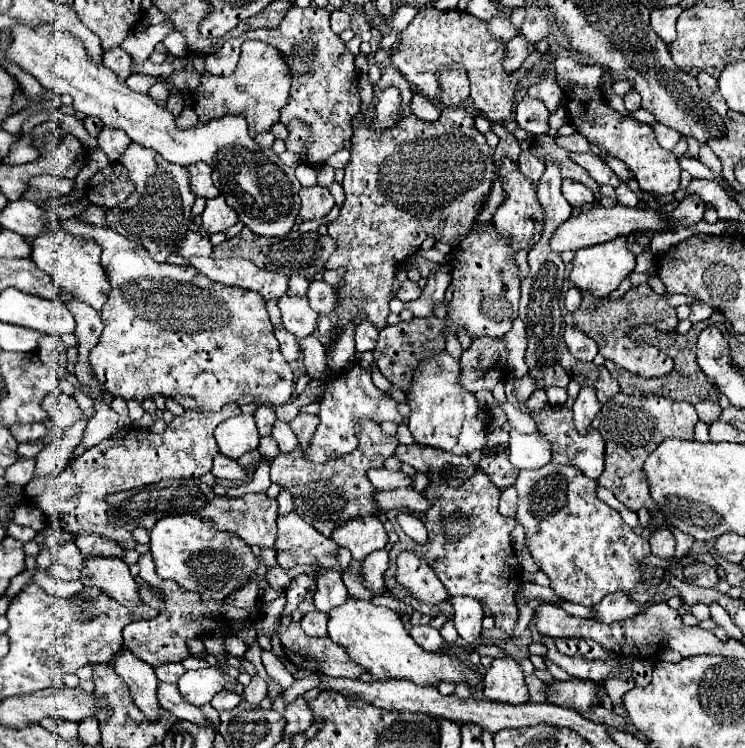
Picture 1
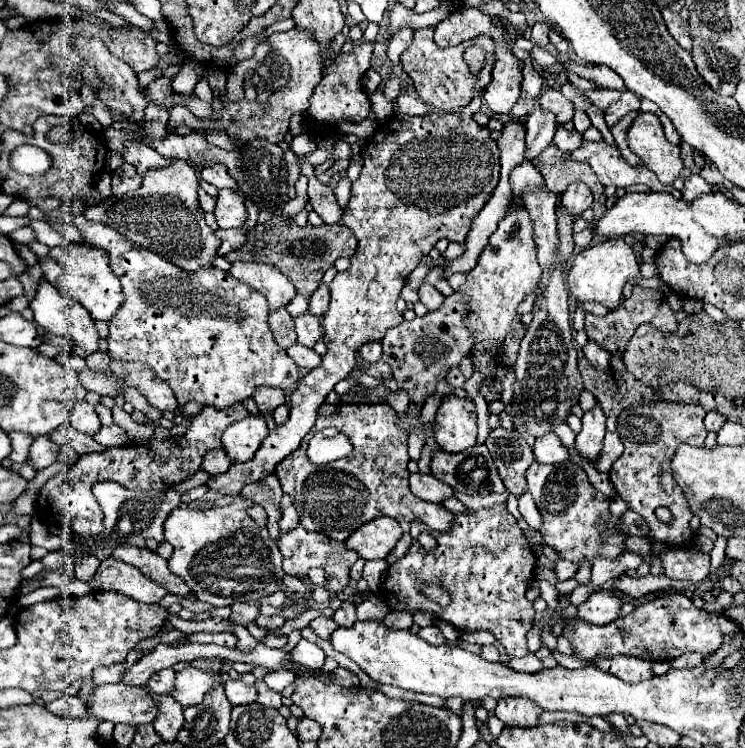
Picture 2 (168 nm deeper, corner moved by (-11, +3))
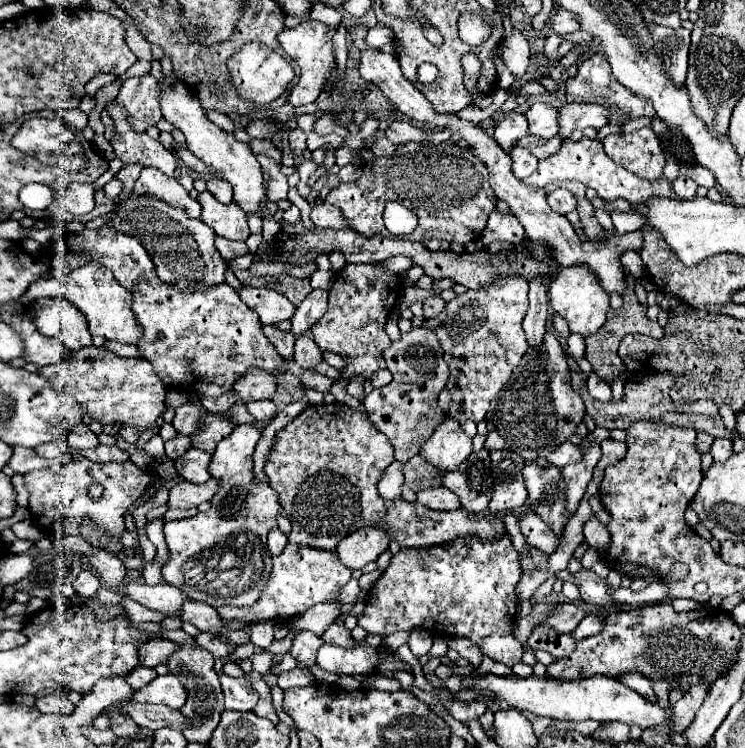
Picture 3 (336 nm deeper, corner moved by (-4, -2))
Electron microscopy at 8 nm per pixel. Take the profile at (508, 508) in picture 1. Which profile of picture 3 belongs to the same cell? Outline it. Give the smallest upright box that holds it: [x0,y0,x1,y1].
[519,511,557,555]

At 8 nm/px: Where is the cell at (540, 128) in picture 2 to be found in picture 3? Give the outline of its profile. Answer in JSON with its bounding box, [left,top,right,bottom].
[511,147,537,179]

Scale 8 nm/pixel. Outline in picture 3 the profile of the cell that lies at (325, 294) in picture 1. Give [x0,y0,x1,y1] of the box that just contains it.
[291,289,327,335]

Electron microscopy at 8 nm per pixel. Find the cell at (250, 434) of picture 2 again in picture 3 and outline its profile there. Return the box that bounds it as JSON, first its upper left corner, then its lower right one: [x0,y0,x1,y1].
[163,425,281,607]

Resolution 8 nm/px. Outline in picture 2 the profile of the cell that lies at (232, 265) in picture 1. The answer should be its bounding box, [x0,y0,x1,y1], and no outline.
[230,262,296,312]

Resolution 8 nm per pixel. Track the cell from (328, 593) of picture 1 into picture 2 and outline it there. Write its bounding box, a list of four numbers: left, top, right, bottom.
[332,600,356,628]

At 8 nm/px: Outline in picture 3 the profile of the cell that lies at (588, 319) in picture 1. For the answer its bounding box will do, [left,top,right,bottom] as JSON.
[585,267,663,383]

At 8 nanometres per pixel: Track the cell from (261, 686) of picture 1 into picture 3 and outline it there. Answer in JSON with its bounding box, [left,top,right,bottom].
[253,681,279,725]

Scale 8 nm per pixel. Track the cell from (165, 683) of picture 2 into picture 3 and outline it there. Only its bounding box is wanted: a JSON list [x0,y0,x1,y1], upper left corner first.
[129,665,157,689]

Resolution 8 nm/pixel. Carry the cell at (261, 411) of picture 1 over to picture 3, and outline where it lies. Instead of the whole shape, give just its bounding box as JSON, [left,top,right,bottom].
[233,369,275,403]

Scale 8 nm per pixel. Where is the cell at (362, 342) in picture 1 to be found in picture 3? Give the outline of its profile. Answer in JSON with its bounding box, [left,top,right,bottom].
[345,377,365,399]

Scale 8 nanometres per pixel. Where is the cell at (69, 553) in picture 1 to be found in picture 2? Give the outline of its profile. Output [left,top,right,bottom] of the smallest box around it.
[76,556,100,582]

